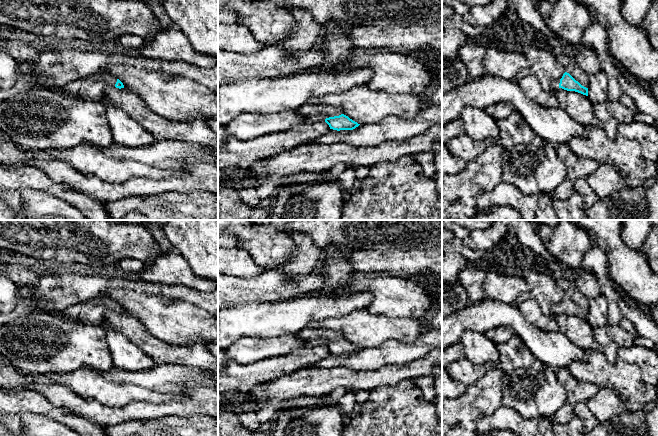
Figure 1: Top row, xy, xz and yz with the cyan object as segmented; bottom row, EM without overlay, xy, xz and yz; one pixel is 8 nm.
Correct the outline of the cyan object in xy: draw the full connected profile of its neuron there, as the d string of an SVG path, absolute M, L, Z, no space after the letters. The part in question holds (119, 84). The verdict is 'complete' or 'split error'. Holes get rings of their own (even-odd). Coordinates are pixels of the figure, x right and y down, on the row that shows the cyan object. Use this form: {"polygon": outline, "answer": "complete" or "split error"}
{"polygon": "M93 74L72 81L62 87L62 90L72 97L80 97L86 101L97 101L102 98L107 87L124 88L123 83L109 74Z", "answer": "split error"}

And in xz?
{"polygon": "M305 104L297 109L297 113L306 117L309 123L324 119L330 129L337 131L353 130L360 125L344 115L340 107L330 105Z", "answer": "split error"}

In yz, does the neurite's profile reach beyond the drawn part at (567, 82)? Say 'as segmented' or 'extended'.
extended

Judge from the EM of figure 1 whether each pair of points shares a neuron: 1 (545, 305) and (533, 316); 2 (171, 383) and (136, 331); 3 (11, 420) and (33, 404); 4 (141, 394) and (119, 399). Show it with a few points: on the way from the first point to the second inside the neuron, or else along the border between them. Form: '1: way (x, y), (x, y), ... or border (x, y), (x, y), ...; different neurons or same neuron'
1: border (517, 304), (532, 298), (545, 315), (551, 316); different neurons
2: border (156, 363), (176, 363), (181, 366); different neurons
3: border (10, 413), (17, 415); different neurons
4: way (136, 394), (124, 394); same neuron

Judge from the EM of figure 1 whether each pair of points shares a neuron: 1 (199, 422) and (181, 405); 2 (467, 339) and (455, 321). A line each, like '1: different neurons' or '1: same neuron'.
1: different neurons
2: different neurons

